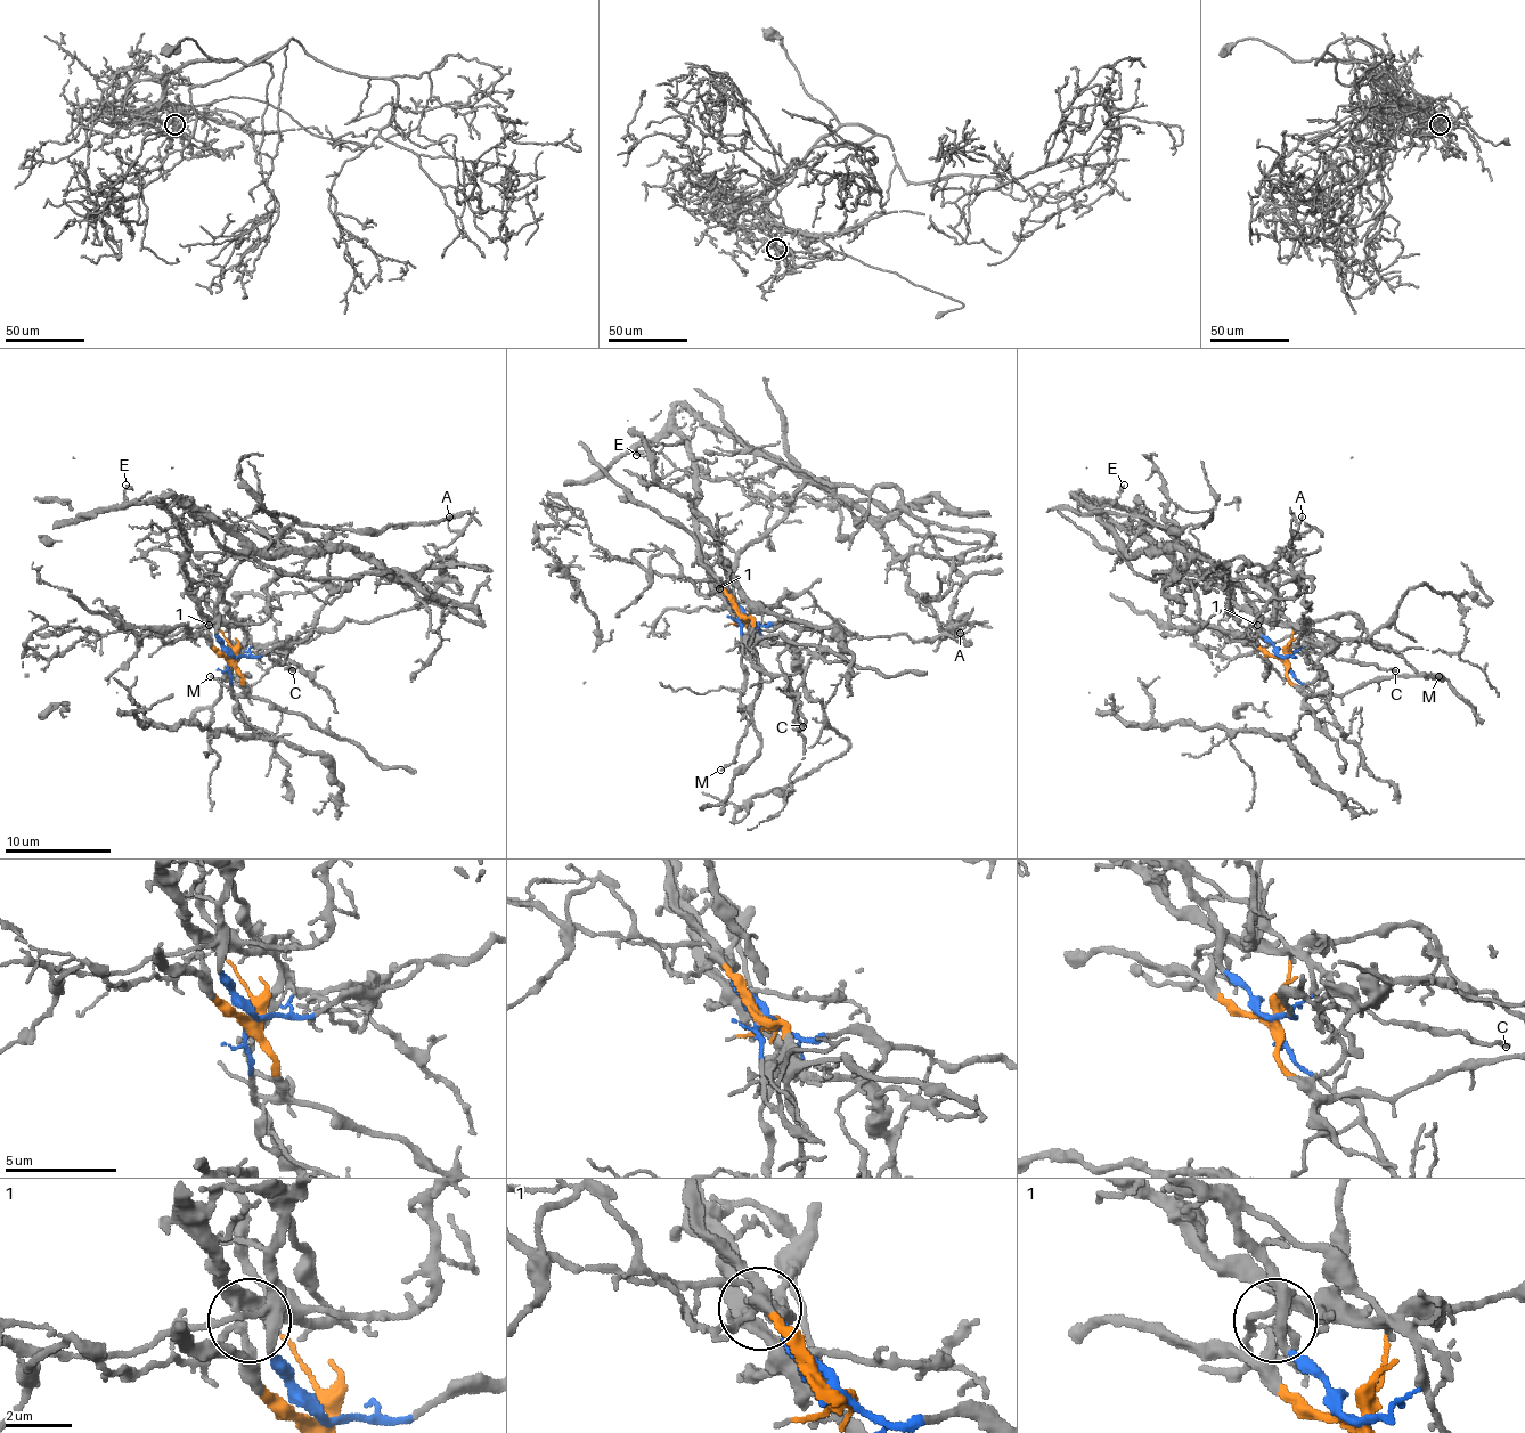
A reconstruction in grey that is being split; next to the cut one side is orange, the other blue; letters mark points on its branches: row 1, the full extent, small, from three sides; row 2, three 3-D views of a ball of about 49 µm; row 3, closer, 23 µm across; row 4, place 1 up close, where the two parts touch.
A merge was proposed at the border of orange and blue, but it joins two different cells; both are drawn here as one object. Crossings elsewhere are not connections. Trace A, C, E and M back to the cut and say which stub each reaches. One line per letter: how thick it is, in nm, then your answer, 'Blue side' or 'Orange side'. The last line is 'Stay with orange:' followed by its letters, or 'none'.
A: Thickness 110 nm. Orange side
C: Thickness 180 nm. Blue side
E: Thickness 260 nm. Orange side
M: Thickness 150 nm. Orange side
Stay with orange: A, E, M

